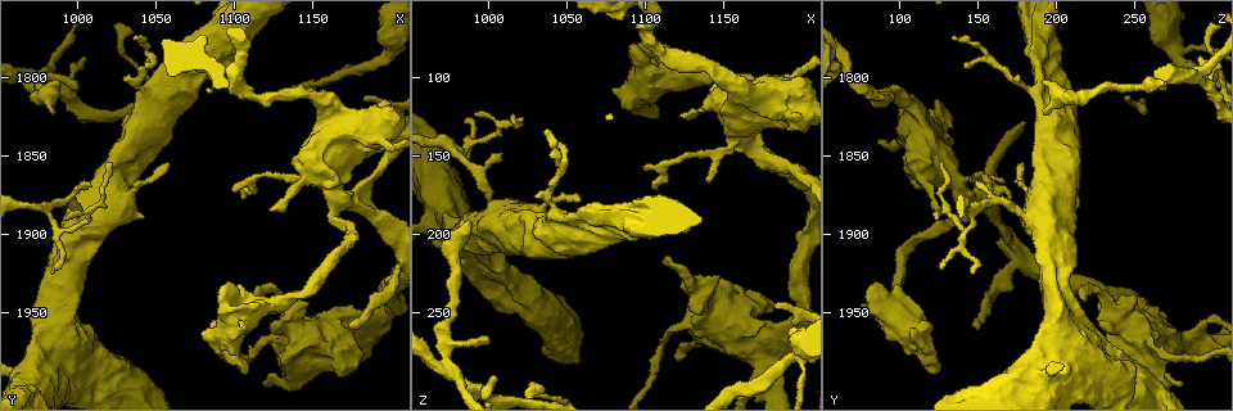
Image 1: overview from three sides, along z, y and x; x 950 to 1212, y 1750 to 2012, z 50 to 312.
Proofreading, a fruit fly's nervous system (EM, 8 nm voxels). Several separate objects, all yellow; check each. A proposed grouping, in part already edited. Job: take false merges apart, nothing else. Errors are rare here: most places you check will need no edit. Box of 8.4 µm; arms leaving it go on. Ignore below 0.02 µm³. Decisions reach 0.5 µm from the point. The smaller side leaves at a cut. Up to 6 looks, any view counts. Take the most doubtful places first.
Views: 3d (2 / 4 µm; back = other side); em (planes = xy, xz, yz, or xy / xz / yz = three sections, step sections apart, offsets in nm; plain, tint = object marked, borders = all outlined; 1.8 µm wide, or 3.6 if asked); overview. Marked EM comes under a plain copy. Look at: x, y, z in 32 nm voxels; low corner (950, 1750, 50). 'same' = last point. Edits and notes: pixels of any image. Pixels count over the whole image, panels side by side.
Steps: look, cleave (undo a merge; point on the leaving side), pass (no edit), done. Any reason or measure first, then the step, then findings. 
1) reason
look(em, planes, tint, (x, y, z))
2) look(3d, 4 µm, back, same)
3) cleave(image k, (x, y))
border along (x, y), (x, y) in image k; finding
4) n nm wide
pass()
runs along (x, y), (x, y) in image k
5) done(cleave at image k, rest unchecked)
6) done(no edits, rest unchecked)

four-way junction
look(3d, 2 µm, back, (970, 1798, 282))

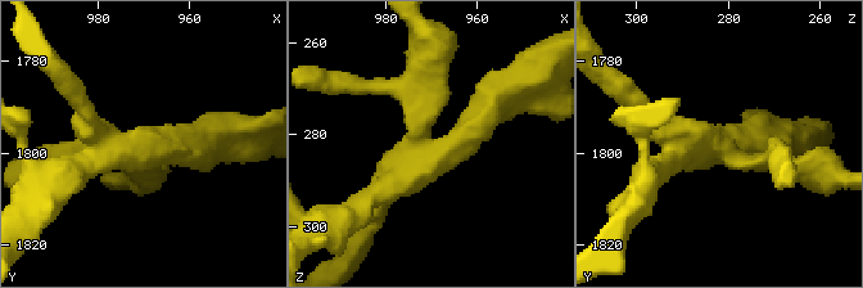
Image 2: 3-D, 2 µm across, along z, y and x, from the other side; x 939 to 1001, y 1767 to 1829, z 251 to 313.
look(em, xz, step 16, tint, (971, 1798, 283))

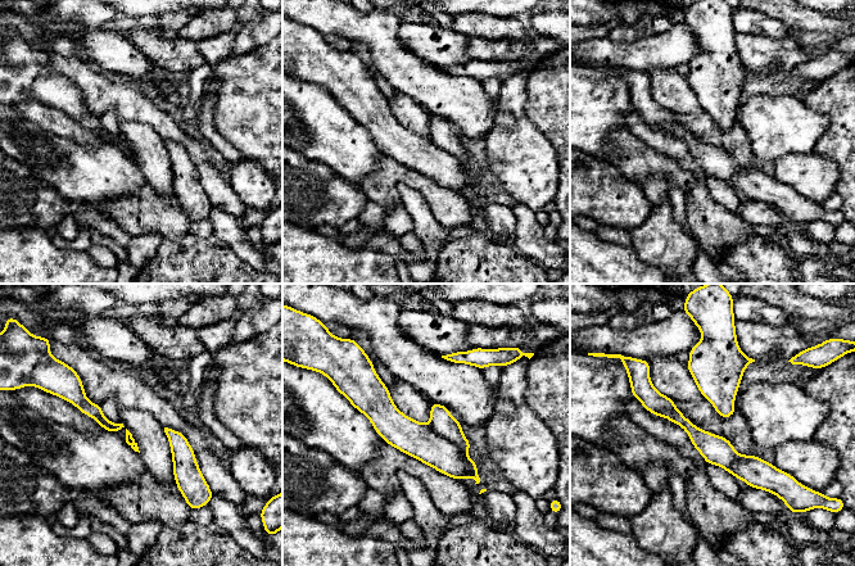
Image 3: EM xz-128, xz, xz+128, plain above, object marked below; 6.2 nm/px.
look(em, planes, tint, same)

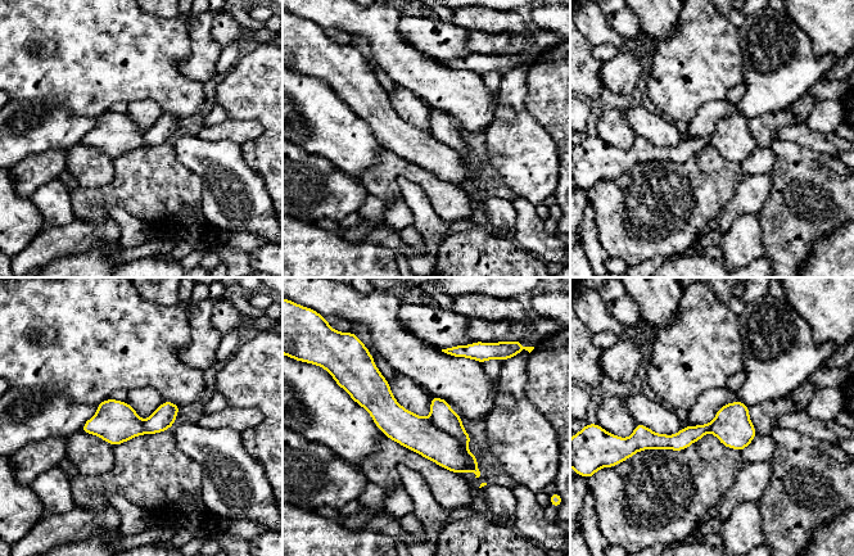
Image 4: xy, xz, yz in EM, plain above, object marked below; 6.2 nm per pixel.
240 nm wide
cleave(image 4, (441, 414))
border along (428, 419), (450, 433), (466, 450) in image 4; two neurons meet here

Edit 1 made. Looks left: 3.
four or more arms meet
look(3d, 2 µm, (1176, 1966, 286))

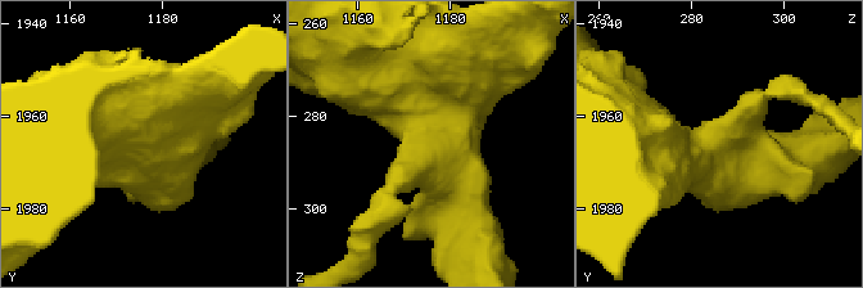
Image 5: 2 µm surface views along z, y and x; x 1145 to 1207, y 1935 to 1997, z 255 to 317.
4 arms; shape alone is not enough
look(em, planes, tint, (1177, 1966, 287))

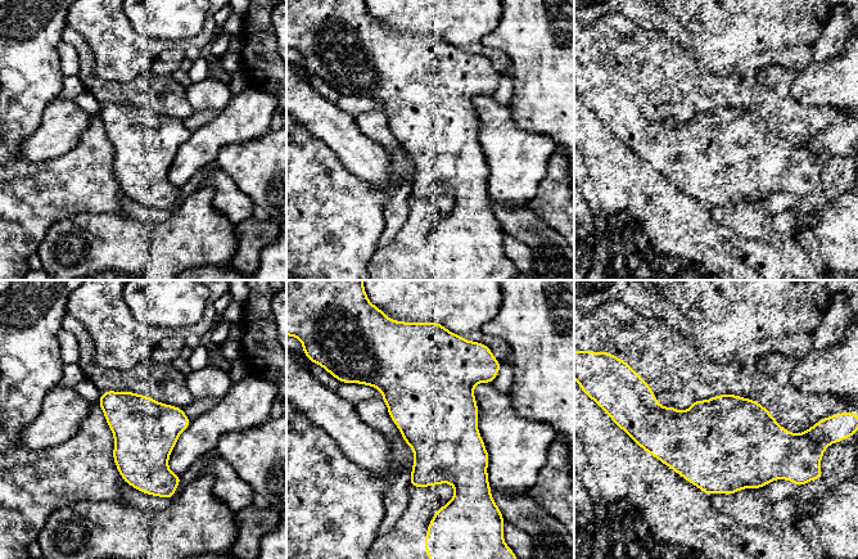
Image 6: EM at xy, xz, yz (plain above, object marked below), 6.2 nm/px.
pass()
one neuron here

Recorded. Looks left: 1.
done(cleave at image 4, rest unchecked)

